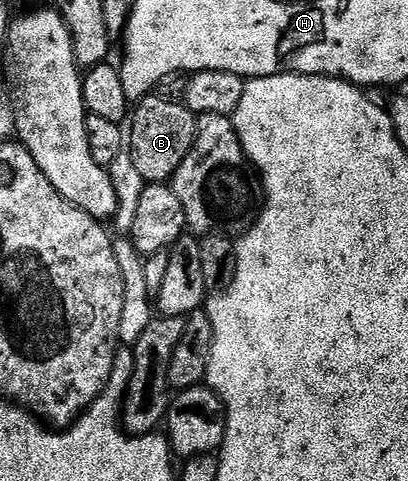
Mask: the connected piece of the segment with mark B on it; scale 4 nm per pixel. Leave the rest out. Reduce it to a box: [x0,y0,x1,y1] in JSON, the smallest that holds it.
[128,93,195,183]

